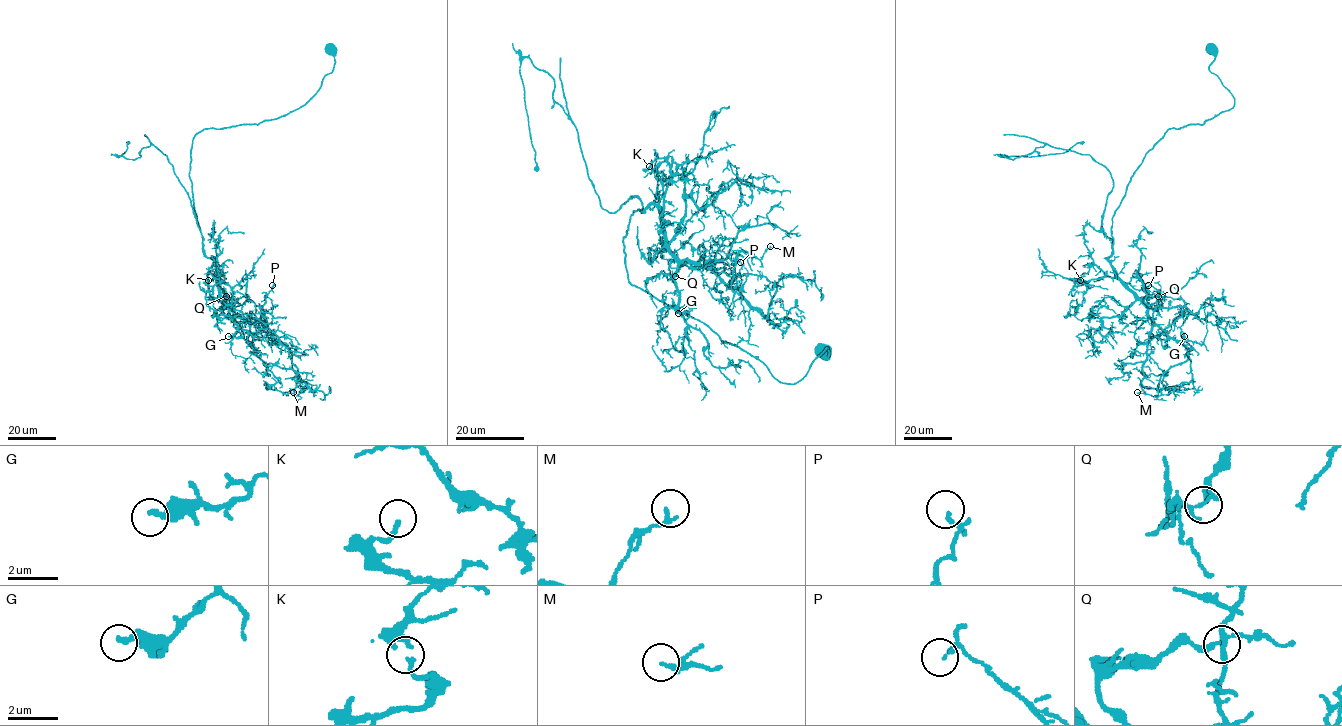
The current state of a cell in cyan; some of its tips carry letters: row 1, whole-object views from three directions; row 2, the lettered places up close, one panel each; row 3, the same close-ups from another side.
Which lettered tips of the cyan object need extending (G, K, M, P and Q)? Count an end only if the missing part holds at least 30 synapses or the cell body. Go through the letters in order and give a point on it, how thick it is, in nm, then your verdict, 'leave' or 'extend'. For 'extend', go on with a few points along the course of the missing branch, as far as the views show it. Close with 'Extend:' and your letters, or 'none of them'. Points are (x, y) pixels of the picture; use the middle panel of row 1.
G: at (678, 313); 240 nm thick; leave
K: at (649, 166); 170 nm thick; leave
M: at (770, 246); 160 nm thick; leave
P: at (740, 262); 80 nm thick; leave
Q: at (675, 276); 170 nm thick; leave
Extend: none of them

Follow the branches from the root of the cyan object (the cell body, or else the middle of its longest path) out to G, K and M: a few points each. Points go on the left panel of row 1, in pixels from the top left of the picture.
G: (331, 47), (333, 70), (303, 105), (193, 139), (193, 207), (234, 311), (228, 336)
K: (331, 47), (333, 70), (303, 105), (195, 136), (193, 207), (202, 252), (222, 282), (208, 280)
M: (331, 47), (333, 70), (303, 105), (205, 128), (190, 151), (218, 294), (248, 321), (274, 387), (293, 392)

